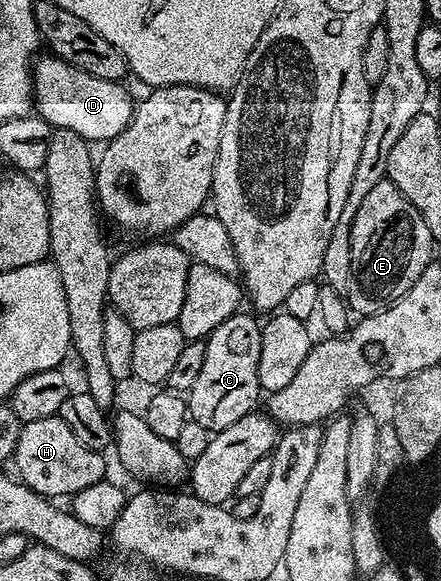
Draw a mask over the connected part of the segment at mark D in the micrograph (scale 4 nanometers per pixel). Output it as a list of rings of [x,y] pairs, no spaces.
[[[53,54],[44,55],[33,64],[32,78],[34,105],[45,123],[59,131],[80,133],[80,137],[94,145],[105,144],[124,133],[134,116],[136,103],[133,98],[130,100],[130,95],[122,88],[121,82],[113,83],[104,81],[104,77],[92,77],[92,73],[84,73]]]

